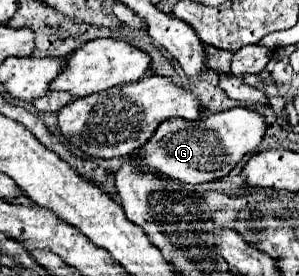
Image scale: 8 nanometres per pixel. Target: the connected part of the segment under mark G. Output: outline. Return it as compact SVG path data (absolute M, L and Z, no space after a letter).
M232 108L194 122L170 118L162 122L154 136L142 146L142 158L146 160L148 168L152 172L158 170L160 176L176 178L186 184L212 182L230 174L230 170L234 170L238 162L260 144L264 132L264 116L248 108Z

